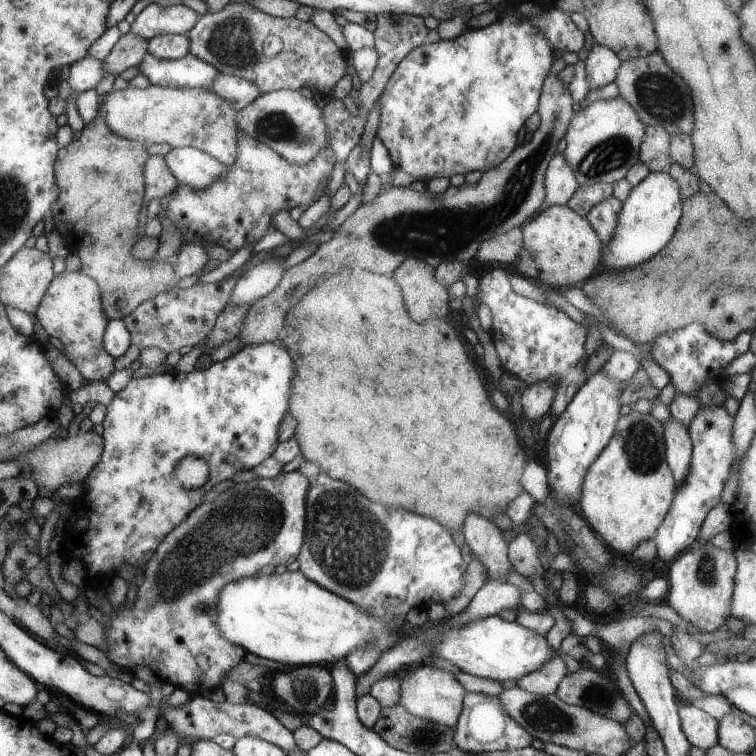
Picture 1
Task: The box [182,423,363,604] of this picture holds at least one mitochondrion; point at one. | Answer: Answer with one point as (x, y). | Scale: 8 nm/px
(264, 514)

